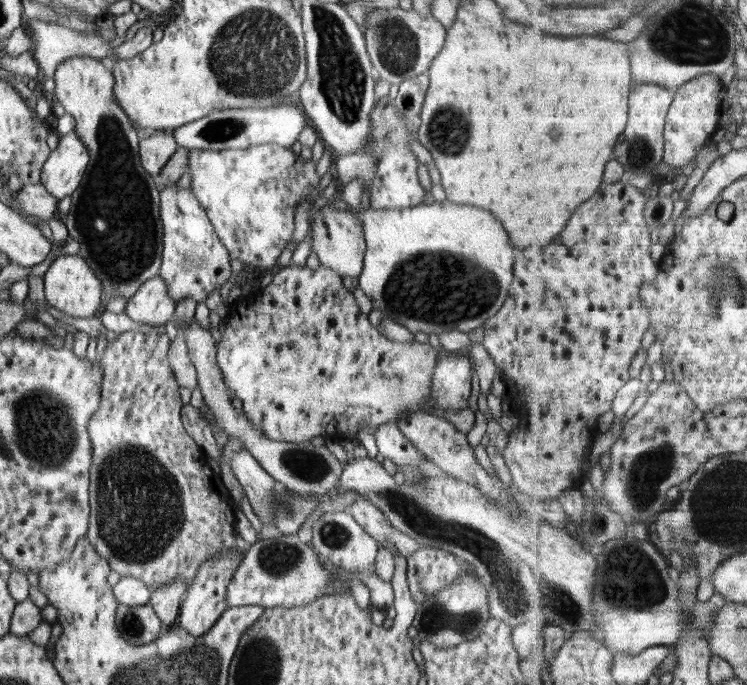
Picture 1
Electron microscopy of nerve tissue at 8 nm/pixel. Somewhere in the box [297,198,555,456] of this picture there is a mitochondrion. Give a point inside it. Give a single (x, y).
(425, 282)

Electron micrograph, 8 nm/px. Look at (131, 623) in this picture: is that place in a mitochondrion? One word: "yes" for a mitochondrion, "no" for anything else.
yes

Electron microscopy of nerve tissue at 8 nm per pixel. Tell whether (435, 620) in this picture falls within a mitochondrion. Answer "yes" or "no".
yes

